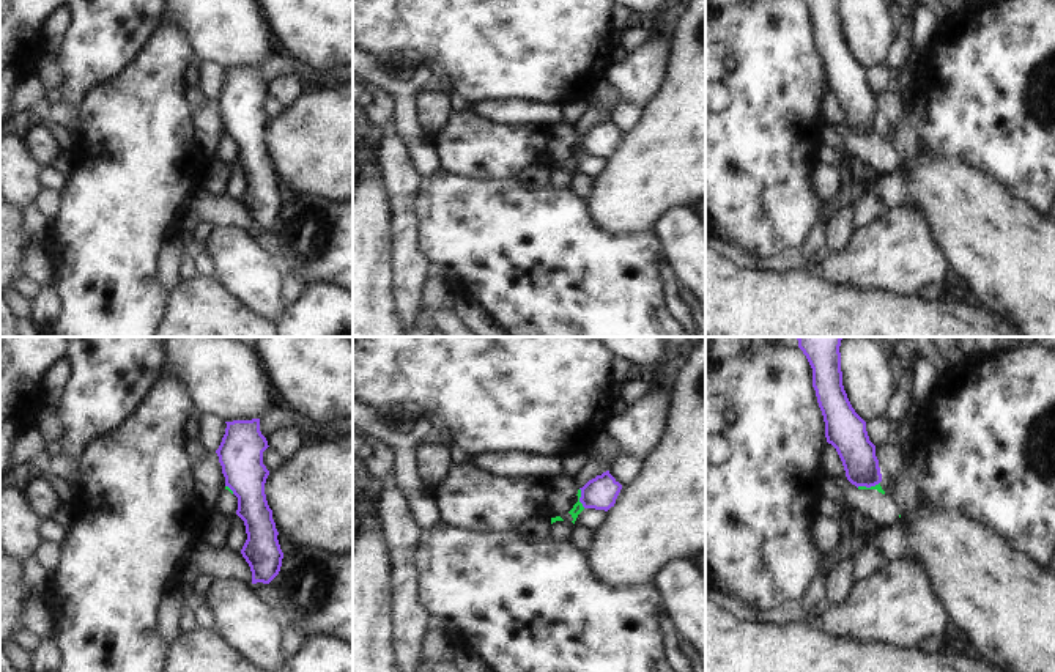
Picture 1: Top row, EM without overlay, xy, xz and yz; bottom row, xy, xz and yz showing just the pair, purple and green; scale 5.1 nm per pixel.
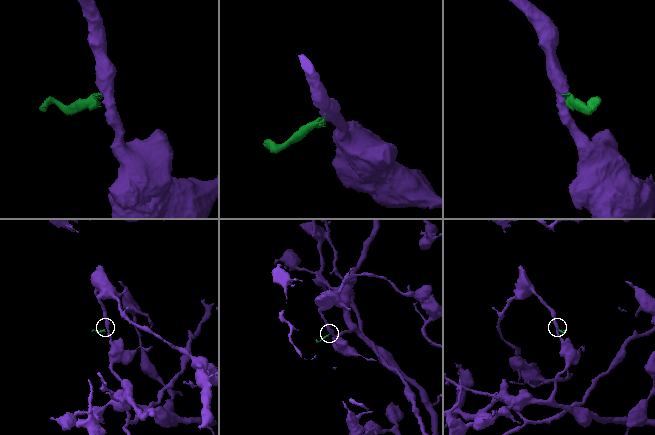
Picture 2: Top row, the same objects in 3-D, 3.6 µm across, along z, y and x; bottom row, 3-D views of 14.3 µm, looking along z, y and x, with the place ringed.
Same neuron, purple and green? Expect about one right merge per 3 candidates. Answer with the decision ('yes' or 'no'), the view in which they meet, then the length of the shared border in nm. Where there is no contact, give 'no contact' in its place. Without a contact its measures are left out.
no; meets purple in xz; contact 110 nm long

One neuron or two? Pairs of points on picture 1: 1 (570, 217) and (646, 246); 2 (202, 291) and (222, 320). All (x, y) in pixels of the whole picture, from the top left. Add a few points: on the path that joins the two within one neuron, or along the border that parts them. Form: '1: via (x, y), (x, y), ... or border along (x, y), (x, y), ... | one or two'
1: via (589, 236), (599, 246), (627, 246) | one
2: via (202, 298), (216, 313) | one

